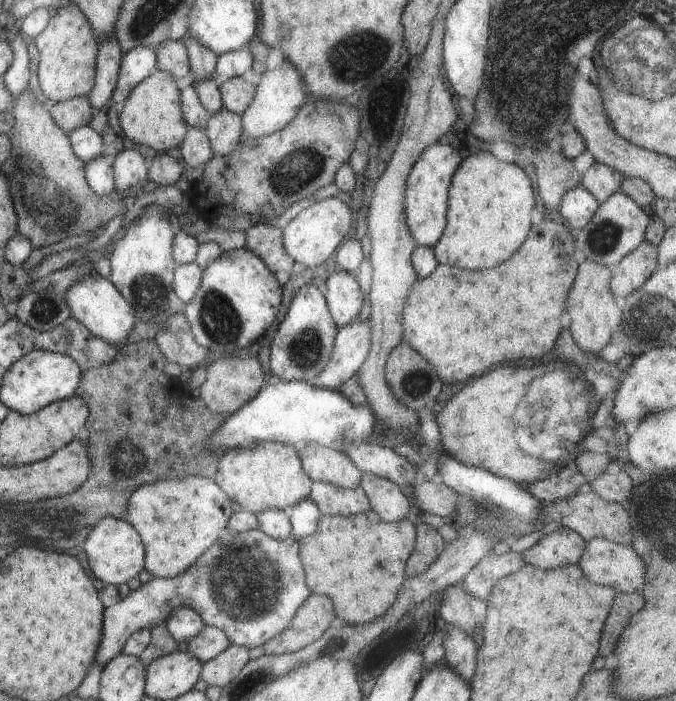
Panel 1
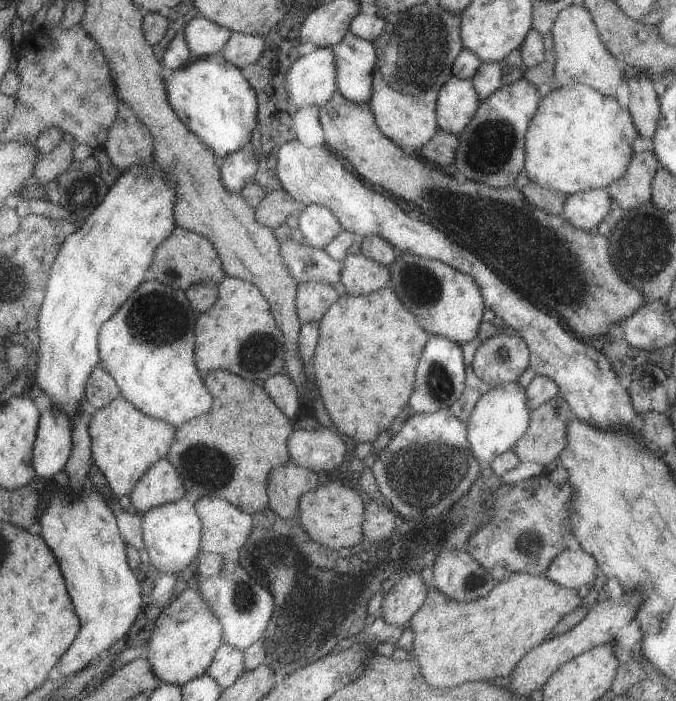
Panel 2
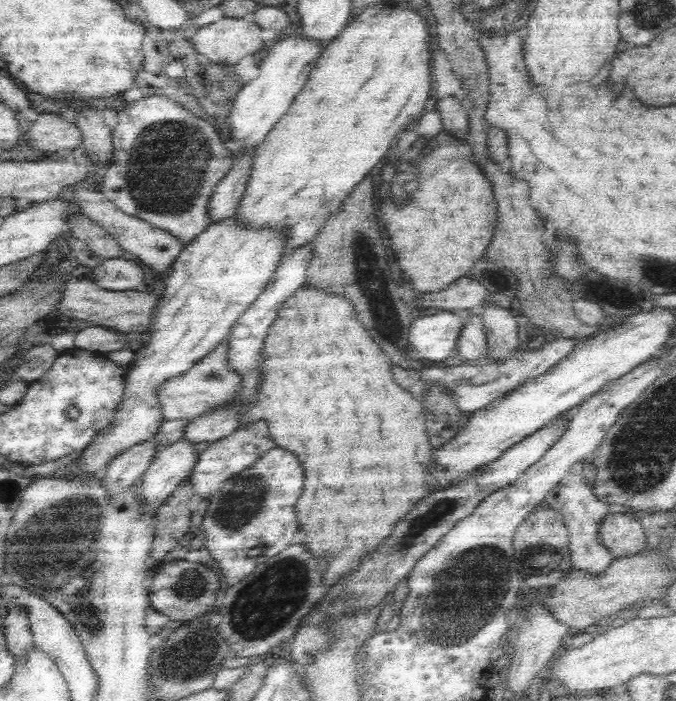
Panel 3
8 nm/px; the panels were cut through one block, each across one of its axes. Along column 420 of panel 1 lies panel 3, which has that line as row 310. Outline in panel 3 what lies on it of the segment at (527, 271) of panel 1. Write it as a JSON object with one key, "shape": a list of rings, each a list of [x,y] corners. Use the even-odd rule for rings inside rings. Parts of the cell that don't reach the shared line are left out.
{"shape":[[[310,284],[300,286],[298,292],[292,294],[284,302],[284,306],[280,308],[280,312],[276,316],[276,322],[268,328],[266,338],[264,338],[264,346],[262,346],[262,356],[260,356],[260,362],[256,364],[256,366],[260,366],[260,388],[258,388],[256,404],[260,406],[260,410],[264,414],[264,420],[270,426],[272,440],[276,442],[276,448],[290,450],[302,462],[302,466],[304,466],[306,482],[304,482],[304,492],[302,492],[300,500],[296,502],[298,504],[296,514],[298,514],[298,522],[300,522],[302,530],[304,532],[312,532],[312,534],[306,534],[306,538],[304,538],[306,548],[310,548],[312,554],[318,554],[320,558],[328,560],[328,570],[326,570],[326,576],[324,576],[324,582],[322,582],[326,590],[334,582],[338,582],[338,578],[342,574],[346,574],[348,570],[352,570],[354,566],[358,566],[360,560],[376,544],[380,544],[382,538],[386,538],[392,532],[392,528],[396,526],[396,522],[400,518],[404,518],[406,512],[412,512],[418,502],[422,502],[426,496],[430,496],[430,494],[434,494],[434,492],[440,490],[438,484],[436,484],[436,480],[434,480],[434,476],[430,474],[430,466],[432,466],[432,460],[430,460],[430,456],[432,456],[432,444],[430,444],[430,438],[428,438],[428,432],[426,432],[426,418],[424,418],[424,412],[422,412],[422,402],[414,400],[414,396],[410,392],[406,392],[404,388],[400,388],[394,382],[392,360],[368,336],[366,328],[356,320],[354,314],[356,314],[356,310],[354,310],[352,302],[346,296],[332,296],[332,292],[314,288]]]}

